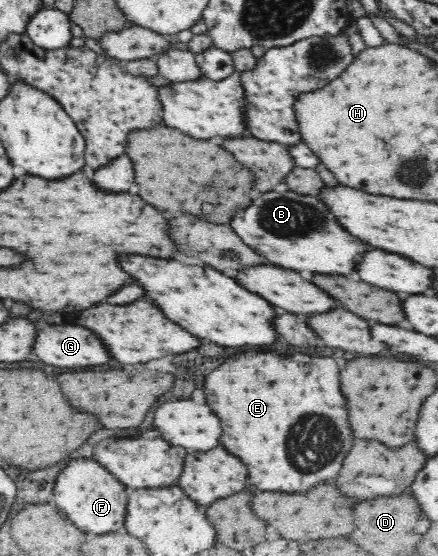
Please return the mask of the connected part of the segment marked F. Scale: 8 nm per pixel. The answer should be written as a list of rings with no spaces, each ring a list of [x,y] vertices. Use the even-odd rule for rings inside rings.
[[[75,459],[57,475],[53,485],[53,499],[55,505],[81,531],[103,535],[123,527],[125,509],[127,509],[125,487],[111,473],[107,473],[107,469],[103,469],[99,463],[93,463],[89,459]]]

